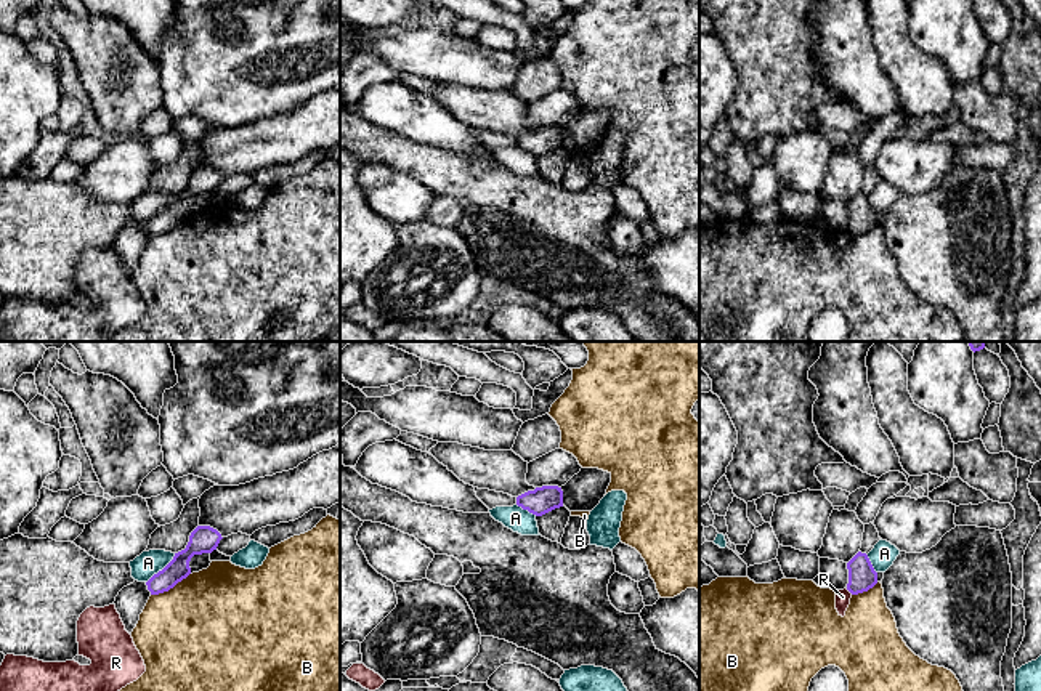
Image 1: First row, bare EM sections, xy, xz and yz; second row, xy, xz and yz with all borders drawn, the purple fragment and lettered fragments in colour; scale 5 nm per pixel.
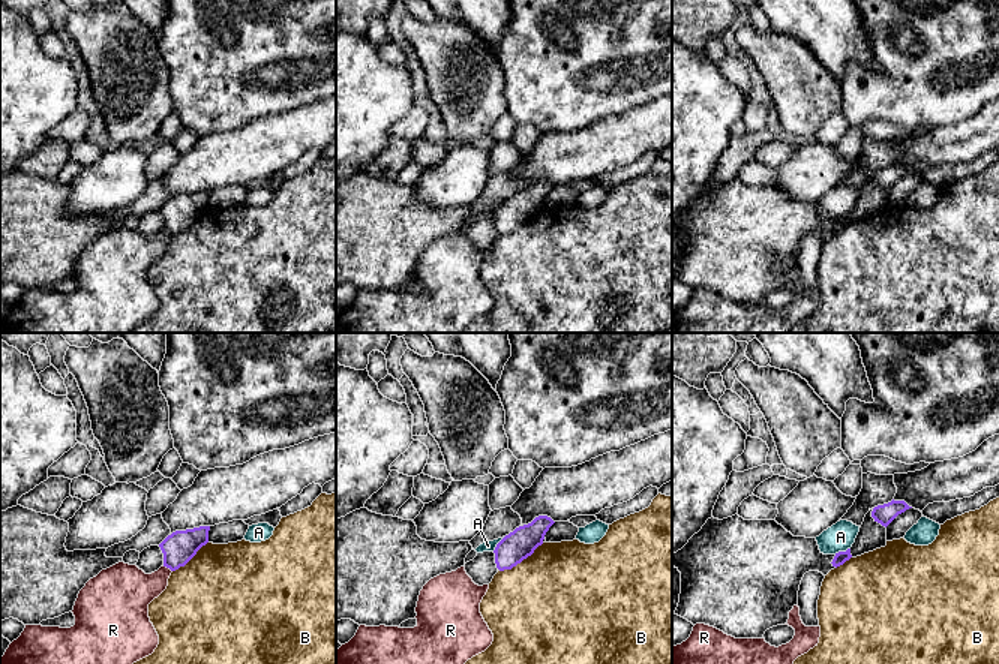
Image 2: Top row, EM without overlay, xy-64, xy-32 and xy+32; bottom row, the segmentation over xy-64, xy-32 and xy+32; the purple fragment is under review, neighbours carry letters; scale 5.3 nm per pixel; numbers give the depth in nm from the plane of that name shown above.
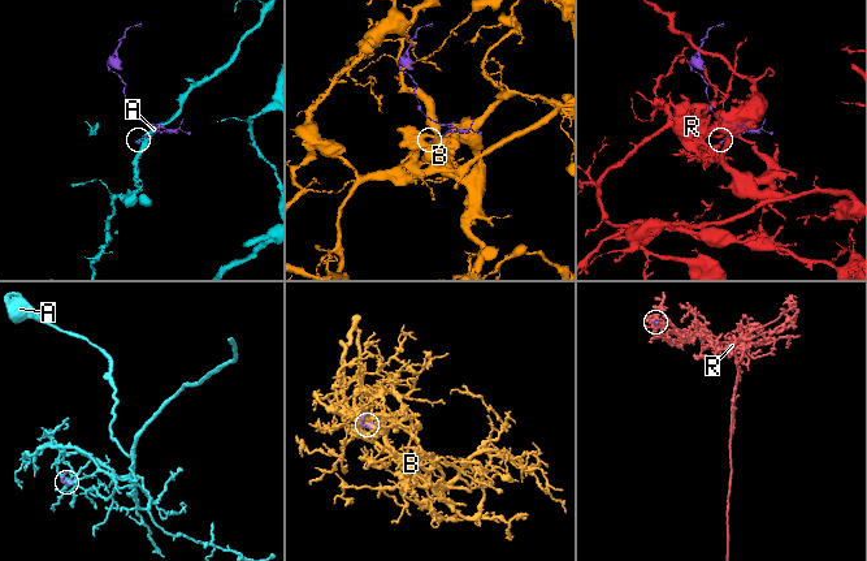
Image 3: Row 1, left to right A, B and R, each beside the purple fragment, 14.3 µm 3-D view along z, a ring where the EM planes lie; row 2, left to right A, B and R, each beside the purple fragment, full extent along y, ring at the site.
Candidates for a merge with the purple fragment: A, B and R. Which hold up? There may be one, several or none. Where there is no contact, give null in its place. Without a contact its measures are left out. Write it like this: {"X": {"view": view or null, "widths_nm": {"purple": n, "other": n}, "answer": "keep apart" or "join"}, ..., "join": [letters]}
{"A": {"view": "xy", "widths_nm": {"purple": 130, "other": 120}, "answer": "keep apart"}, "B": {"view": "xy", "widths_nm": {"purple": 110, "other": 480}, "answer": "keep apart"}, "R": {"view": "yz", "widths_nm": {"purple": 140, "other": 80}, "answer": "keep apart"}, "join": []}

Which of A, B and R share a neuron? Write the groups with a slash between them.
A / B / R

